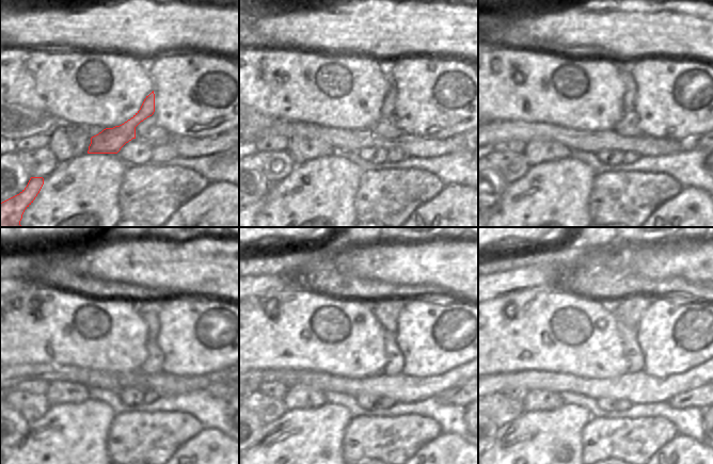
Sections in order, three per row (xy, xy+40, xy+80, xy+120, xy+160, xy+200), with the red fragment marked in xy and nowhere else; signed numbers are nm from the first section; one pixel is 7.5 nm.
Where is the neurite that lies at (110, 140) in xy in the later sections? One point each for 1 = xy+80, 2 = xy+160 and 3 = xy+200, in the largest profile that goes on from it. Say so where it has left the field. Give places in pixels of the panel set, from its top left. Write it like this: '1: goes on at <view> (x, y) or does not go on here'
1: goes on at xy+80 (630, 84)
2: goes on at xy+160 (386, 310)
3: goes on at xy+200 (631, 307)

